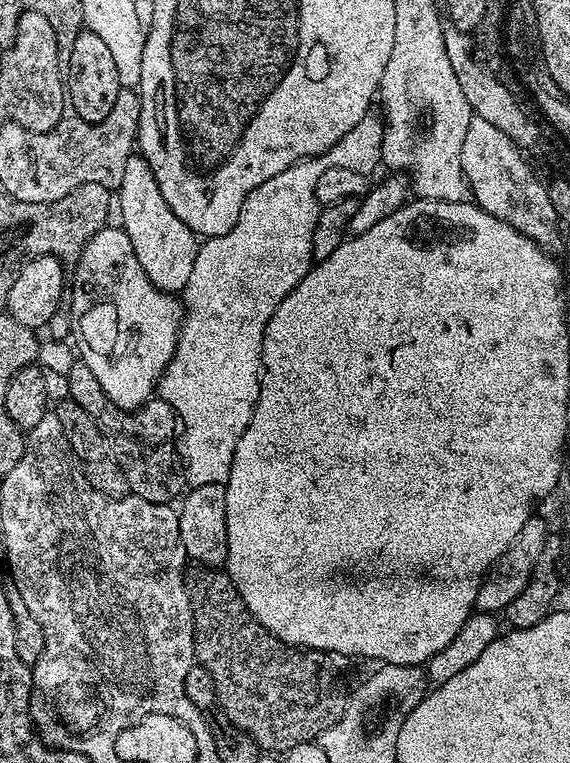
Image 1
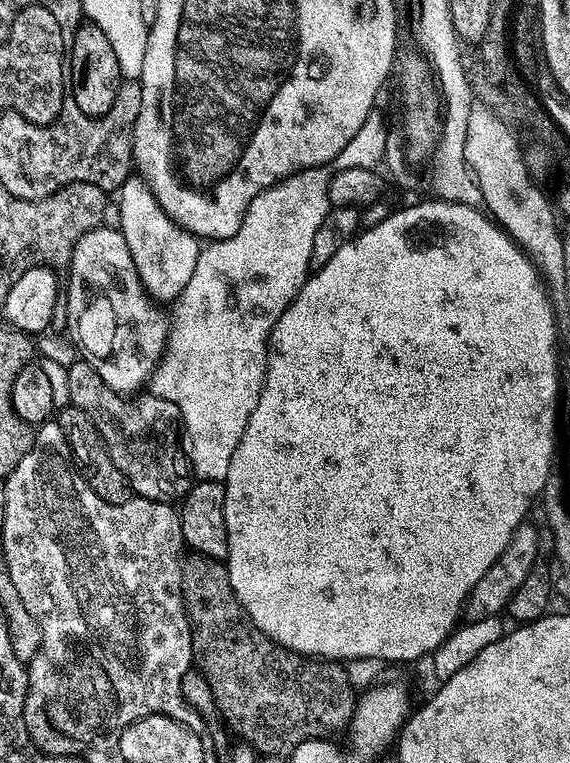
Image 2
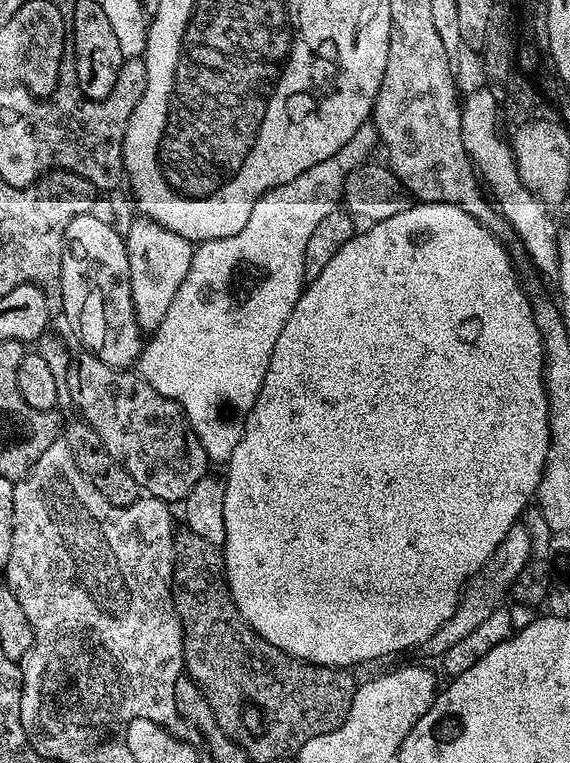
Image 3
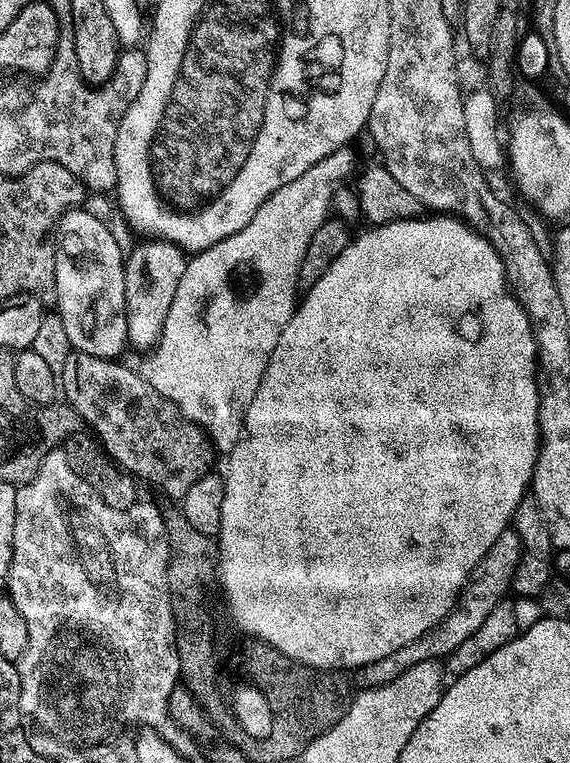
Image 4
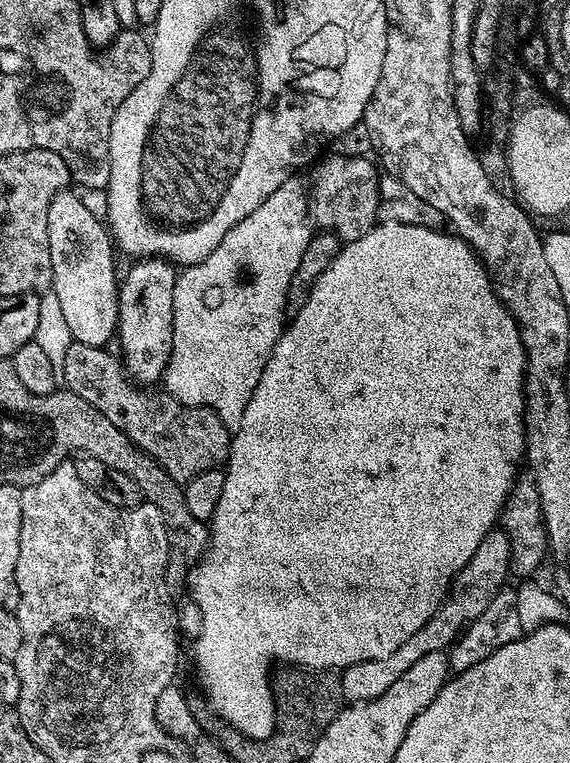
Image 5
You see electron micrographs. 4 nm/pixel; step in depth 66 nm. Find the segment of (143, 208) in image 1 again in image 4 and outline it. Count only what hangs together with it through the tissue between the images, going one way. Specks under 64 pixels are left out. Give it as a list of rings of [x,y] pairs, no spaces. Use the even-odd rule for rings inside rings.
[[[169,240],[140,242],[133,252],[127,253],[124,262],[124,281],[126,282],[126,322],[128,323],[128,344],[131,347],[152,350],[160,341],[166,313],[170,302],[174,302],[174,290],[186,270],[188,260],[183,248]]]

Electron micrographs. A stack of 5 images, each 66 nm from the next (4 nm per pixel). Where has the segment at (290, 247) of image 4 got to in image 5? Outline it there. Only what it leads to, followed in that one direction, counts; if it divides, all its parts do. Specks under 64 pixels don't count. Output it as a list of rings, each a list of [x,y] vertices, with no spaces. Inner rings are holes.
[[[295,175],[286,182],[282,182],[282,186],[278,186],[278,190],[274,190],[274,194],[270,194],[270,198],[266,198],[266,202],[262,202],[262,206],[258,206],[258,210],[254,210],[254,214],[242,218],[242,222],[238,222],[238,226],[234,226],[234,230],[230,230],[230,234],[226,234],[226,238],[222,238],[222,242],[218,242],[218,246],[205,260],[197,264],[187,265],[176,278],[176,285],[174,286],[174,322],[172,323],[172,357],[162,377],[162,384],[165,384],[163,387],[166,389],[167,395],[173,396],[175,400],[188,405],[190,408],[212,409],[218,414],[218,418],[222,418],[222,422],[229,430],[240,427],[242,414],[246,414],[246,406],[258,386],[258,378],[262,378],[262,370],[266,370],[266,362],[270,358],[278,338],[284,333],[286,313],[288,312],[290,278],[294,278],[294,270],[298,270],[298,262],[302,262],[302,254],[306,254],[308,240],[314,235],[314,228],[308,215],[310,188],[305,181],[303,184],[300,179],[299,175]]]

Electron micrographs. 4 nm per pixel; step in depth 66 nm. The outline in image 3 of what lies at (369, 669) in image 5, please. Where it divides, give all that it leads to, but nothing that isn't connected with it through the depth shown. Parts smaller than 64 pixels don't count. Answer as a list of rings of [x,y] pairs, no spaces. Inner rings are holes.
[[[517,522],[510,530],[510,534],[506,534],[506,538],[502,538],[498,550],[494,550],[492,557],[468,579],[464,591],[460,594],[460,601],[454,614],[450,614],[450,618],[446,622],[442,622],[442,626],[438,626],[438,630],[434,630],[434,634],[430,634],[428,641],[422,645],[422,652],[428,656],[436,656],[436,658],[444,657],[446,650],[450,650],[450,646],[462,642],[462,638],[466,638],[466,634],[472,633],[485,618],[490,618],[490,614],[494,614],[494,610],[505,607],[514,582],[518,578],[518,574],[522,574],[522,566],[526,566],[529,558],[530,536],[526,534],[524,524]]]

